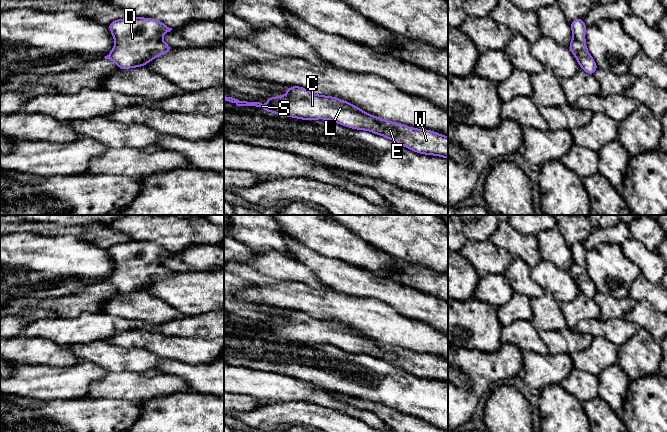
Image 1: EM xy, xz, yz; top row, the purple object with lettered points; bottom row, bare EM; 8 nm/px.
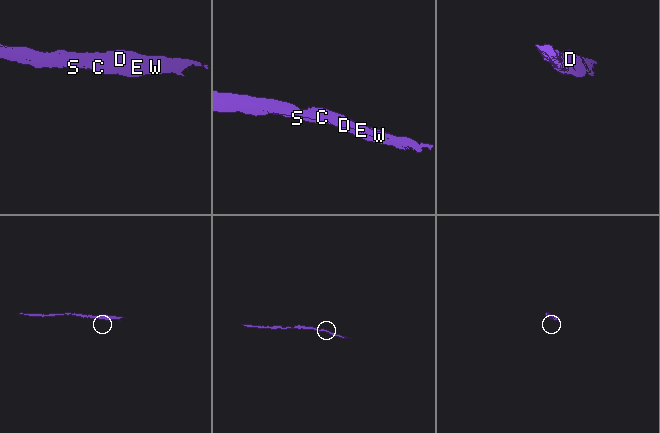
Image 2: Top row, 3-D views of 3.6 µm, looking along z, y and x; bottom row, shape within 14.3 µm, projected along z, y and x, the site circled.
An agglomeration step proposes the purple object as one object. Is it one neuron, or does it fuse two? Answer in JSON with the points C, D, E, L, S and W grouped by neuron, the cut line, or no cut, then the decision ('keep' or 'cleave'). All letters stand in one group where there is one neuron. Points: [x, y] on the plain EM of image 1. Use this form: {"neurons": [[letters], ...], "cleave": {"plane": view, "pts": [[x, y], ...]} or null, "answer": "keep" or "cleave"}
{"neurons": [["C", "D", "E", "L", "S", "W"]], "cleave": null, "answer": "keep"}

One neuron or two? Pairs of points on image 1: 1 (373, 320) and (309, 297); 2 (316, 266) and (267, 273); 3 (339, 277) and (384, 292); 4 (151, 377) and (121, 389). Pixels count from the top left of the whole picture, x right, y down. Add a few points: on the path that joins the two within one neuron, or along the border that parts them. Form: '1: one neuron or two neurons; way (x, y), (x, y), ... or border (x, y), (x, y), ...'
1: one neuron; way (357, 313), (325, 304)
2: two neurons; border (293, 257), (306, 265), (324, 284)
3: one neuron; way (350, 280), (373, 287)
4: one neuron; way (144, 384), (142, 386), (128, 386)

